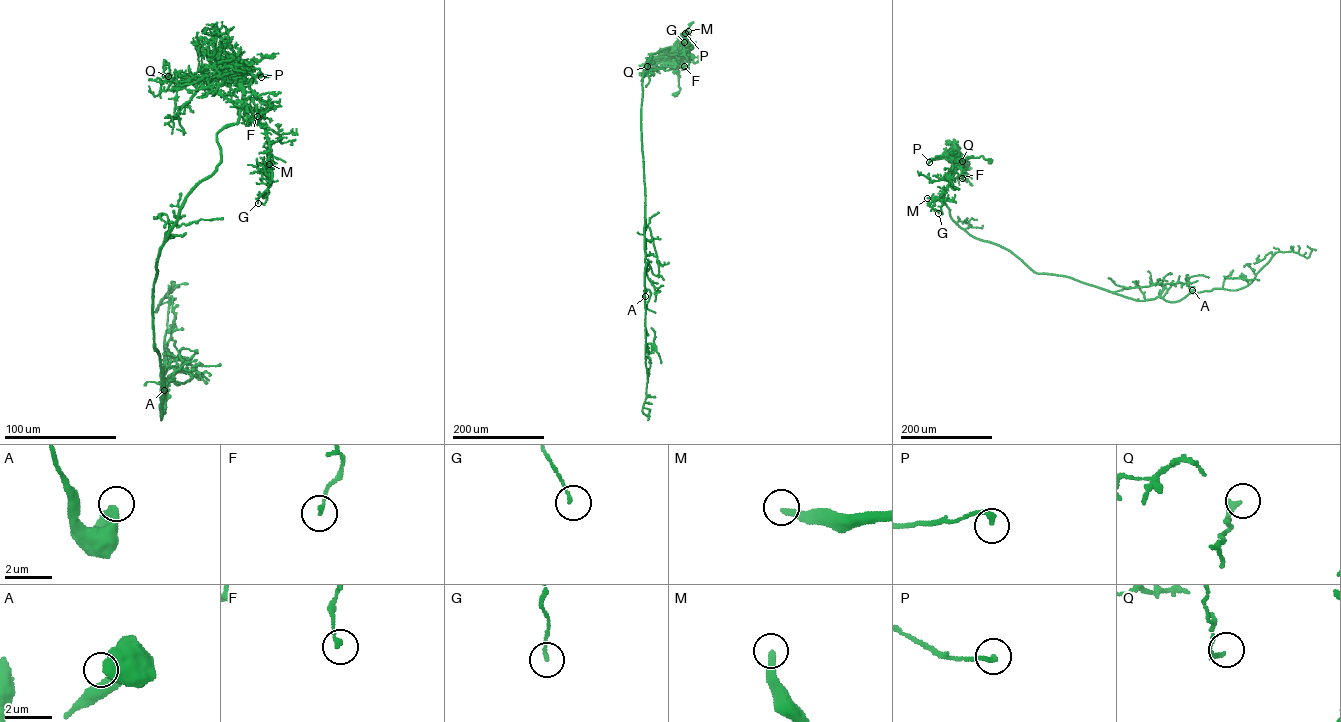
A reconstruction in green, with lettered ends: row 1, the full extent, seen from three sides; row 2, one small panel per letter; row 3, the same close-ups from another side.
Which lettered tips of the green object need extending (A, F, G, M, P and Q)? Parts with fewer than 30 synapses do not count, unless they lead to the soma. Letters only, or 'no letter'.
M

